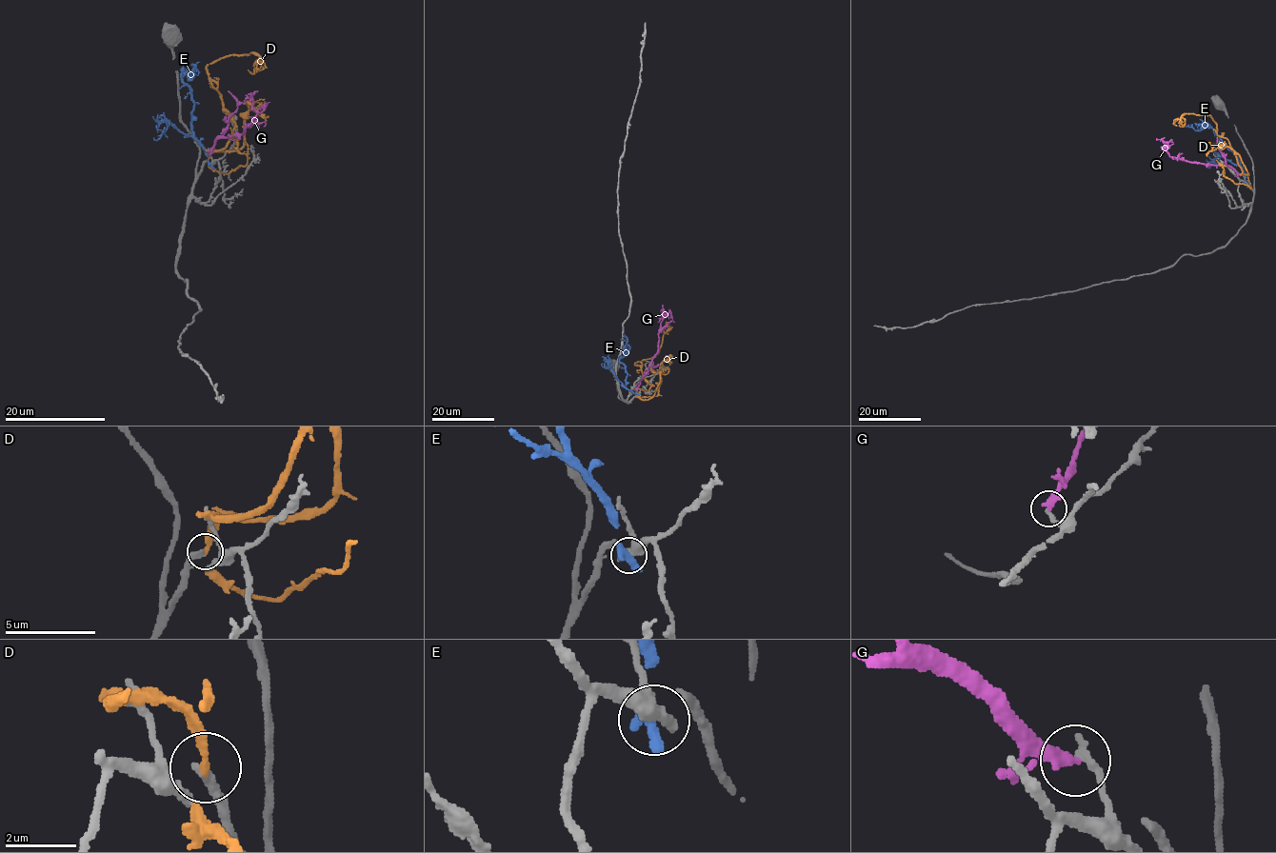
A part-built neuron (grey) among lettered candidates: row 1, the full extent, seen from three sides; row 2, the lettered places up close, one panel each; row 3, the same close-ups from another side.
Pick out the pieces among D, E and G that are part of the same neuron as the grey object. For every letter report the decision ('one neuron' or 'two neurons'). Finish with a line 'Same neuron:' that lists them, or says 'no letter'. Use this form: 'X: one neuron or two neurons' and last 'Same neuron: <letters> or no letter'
D: two neurons
E: two neurons
G: two neurons
Same neuron: no letter

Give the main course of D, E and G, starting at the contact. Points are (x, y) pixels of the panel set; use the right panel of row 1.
D: (1248, 180), (1241, 174), (1230, 143), (1217, 134), (1216, 124), (1209, 115), (1186, 114), (1185, 124), (1179, 124)
E: (1245, 183), (1239, 159), (1212, 128), (1207, 124), (1197, 129), (1192, 124), (1190, 127)
G: (1241, 175), (1227, 167), (1173, 159), (1166, 151), (1167, 145), (1156, 138)

